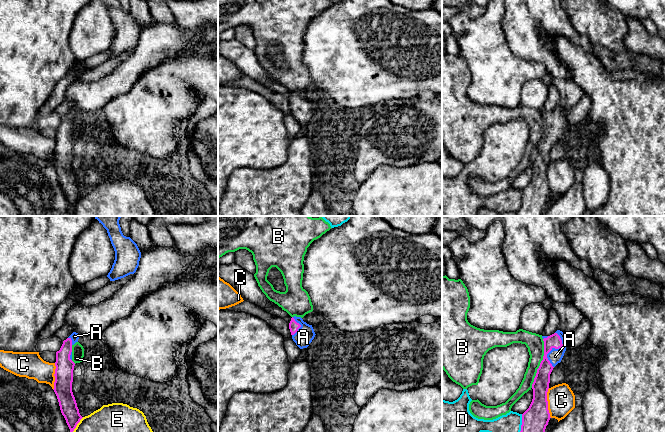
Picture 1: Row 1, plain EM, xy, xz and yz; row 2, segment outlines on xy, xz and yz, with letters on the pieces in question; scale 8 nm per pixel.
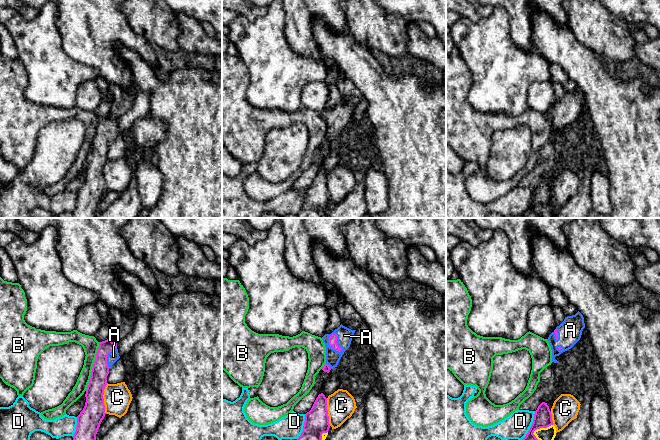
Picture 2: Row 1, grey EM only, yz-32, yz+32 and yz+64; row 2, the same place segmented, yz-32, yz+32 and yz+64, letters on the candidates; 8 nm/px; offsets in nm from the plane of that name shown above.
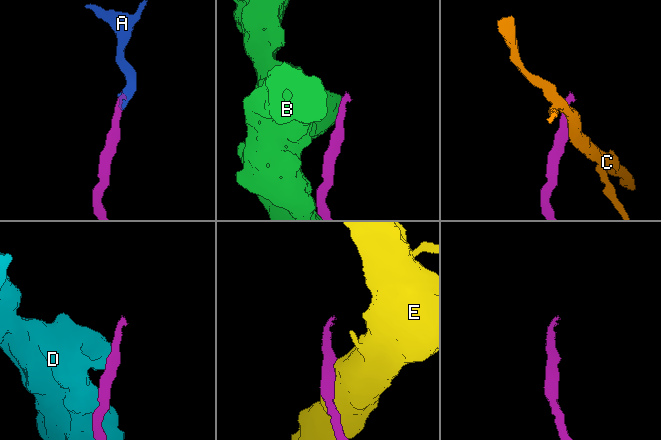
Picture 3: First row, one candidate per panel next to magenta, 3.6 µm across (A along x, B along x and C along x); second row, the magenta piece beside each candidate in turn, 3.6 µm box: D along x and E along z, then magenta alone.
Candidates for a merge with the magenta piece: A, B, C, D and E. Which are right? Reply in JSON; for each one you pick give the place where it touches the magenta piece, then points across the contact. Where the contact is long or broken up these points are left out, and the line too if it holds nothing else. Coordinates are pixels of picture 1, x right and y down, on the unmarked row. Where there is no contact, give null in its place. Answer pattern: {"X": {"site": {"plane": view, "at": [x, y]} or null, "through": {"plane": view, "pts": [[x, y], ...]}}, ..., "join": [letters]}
{"A": {"site": {"plane": "yz", "at": [554, 123]}, "through": {"plane": "yz", "pts": [[543, 149], [547, 130], [554, 123], [555, 132]]}}, "join": ["A"]}

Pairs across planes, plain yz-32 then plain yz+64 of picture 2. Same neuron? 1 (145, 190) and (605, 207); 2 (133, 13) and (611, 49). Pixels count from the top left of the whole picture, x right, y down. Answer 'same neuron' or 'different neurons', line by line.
1: same neuron
2: same neuron

